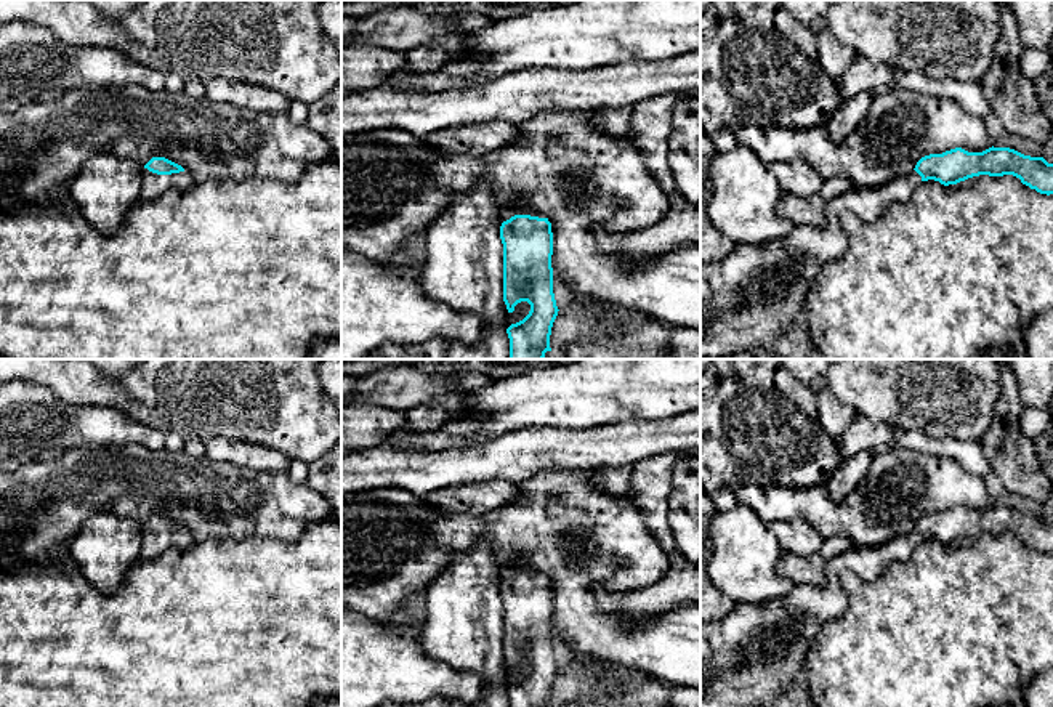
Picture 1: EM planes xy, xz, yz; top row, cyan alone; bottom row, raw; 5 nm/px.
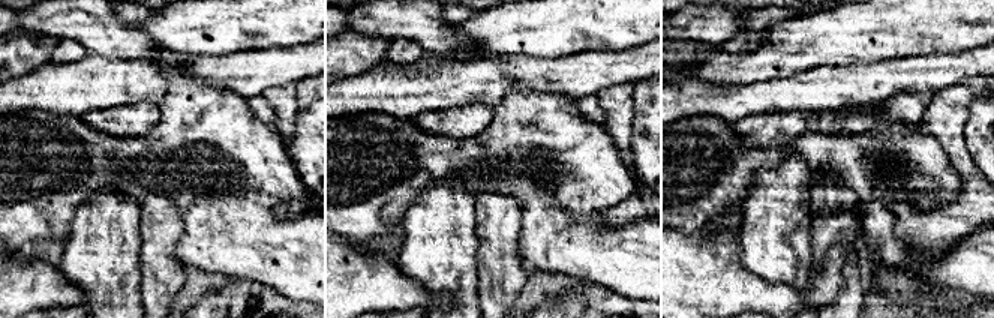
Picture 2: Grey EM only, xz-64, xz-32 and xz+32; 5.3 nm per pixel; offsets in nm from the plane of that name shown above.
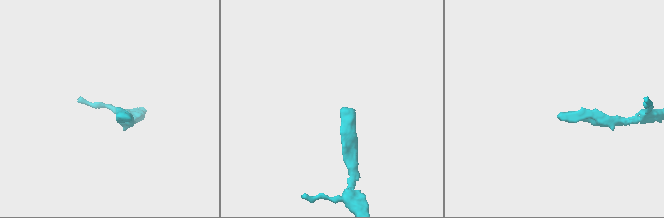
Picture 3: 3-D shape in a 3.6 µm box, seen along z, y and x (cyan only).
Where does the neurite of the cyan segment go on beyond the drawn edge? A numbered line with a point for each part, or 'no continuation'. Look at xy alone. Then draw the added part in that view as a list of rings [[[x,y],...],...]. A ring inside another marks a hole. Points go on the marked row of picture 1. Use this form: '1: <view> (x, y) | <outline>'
1: xy (153, 185) | [[[143,167],[141,197],[146,200],[154,200],[171,188],[186,189],[191,184],[192,176],[188,172],[157,175]]]

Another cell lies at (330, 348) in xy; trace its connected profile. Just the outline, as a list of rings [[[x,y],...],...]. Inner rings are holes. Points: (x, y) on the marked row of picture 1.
[[[341,338],[316,340],[308,359],[341,359]]]

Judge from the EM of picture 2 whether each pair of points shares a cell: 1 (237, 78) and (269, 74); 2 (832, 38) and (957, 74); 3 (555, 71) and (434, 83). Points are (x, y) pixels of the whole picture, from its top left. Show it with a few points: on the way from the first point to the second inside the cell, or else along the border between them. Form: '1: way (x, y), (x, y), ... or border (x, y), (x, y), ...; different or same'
1: way (245, 74), (261, 74); same
2: border (933, 51), (864, 63); different
3: way (525, 72), (501, 72), (486, 83), (464, 83); same

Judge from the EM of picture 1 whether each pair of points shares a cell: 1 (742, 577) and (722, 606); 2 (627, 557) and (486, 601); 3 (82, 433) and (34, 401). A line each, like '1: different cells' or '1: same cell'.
1: different cells
2: different cells
3: same cell

